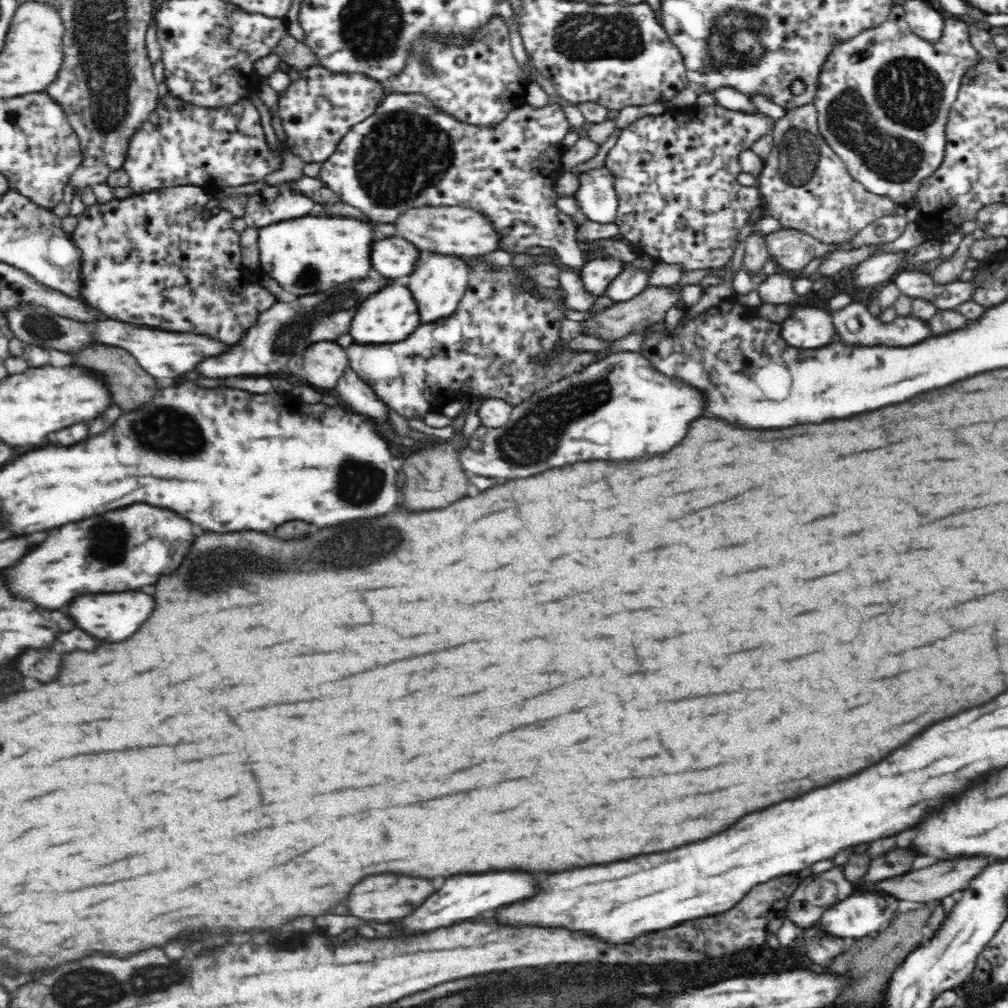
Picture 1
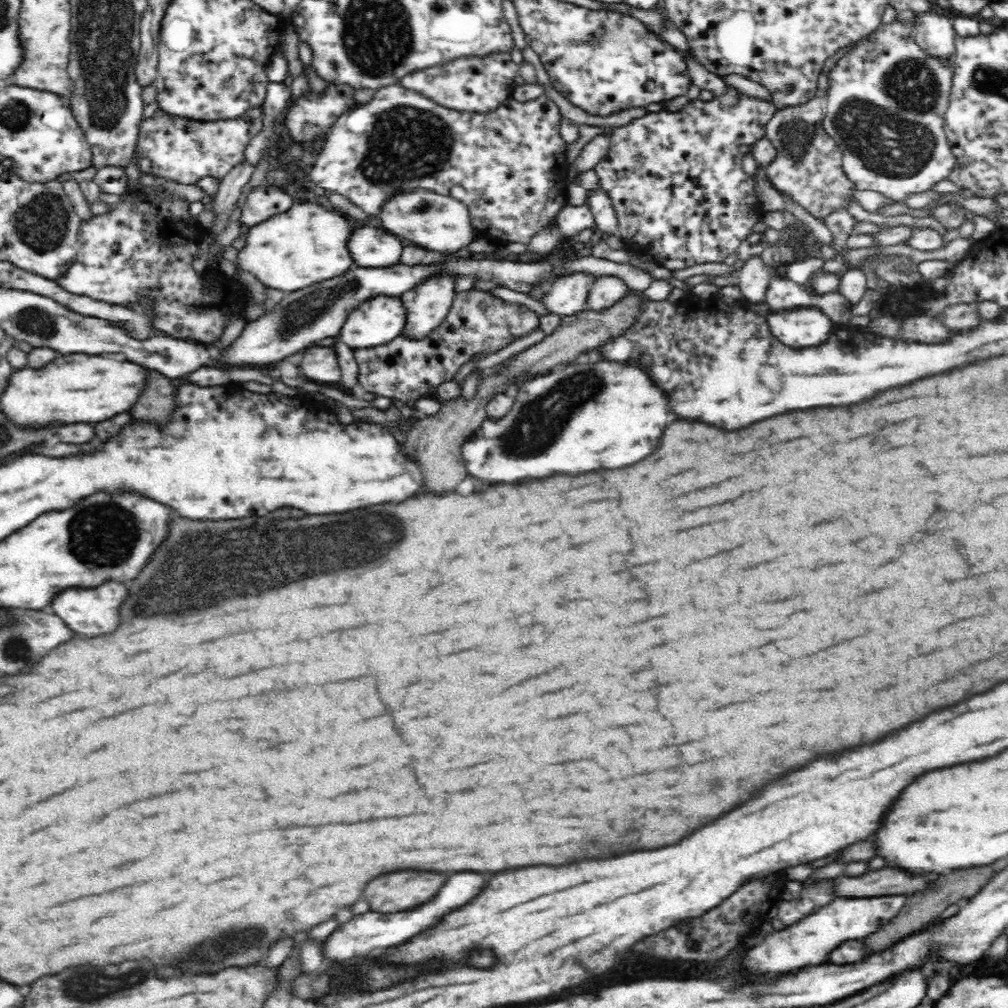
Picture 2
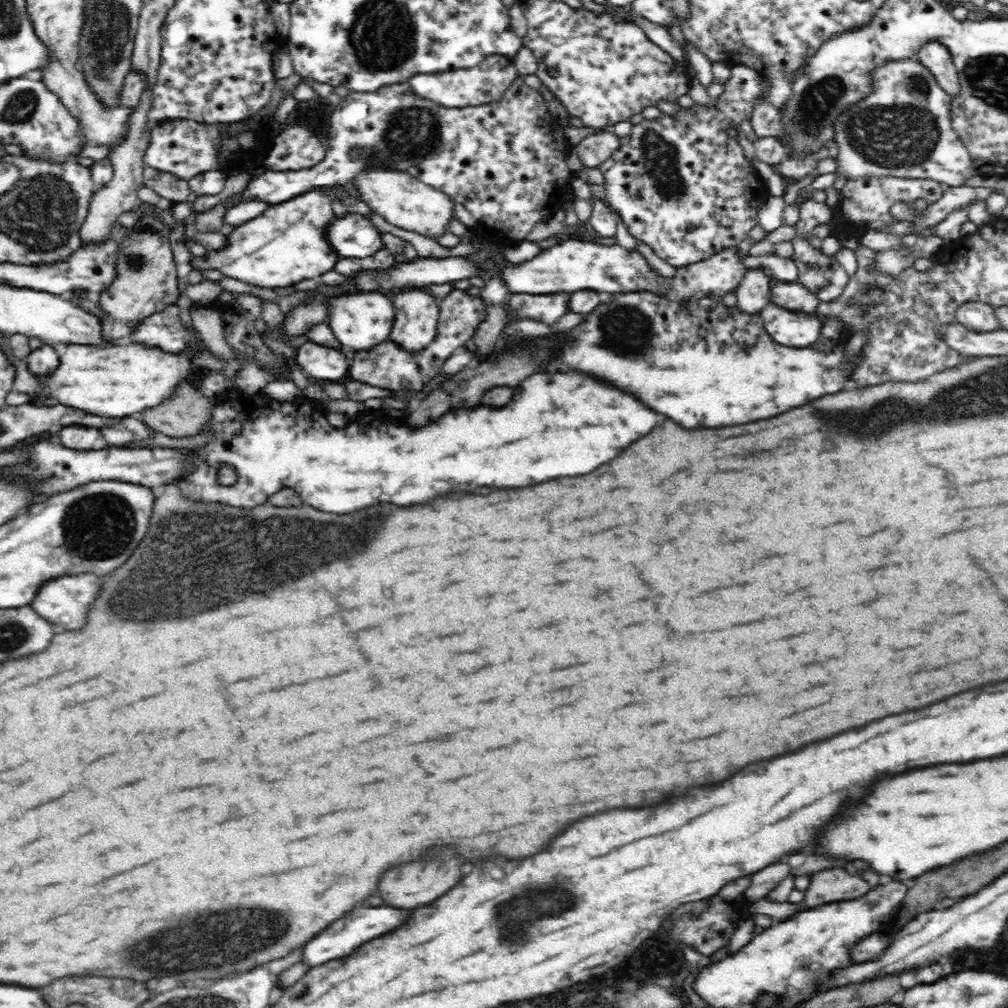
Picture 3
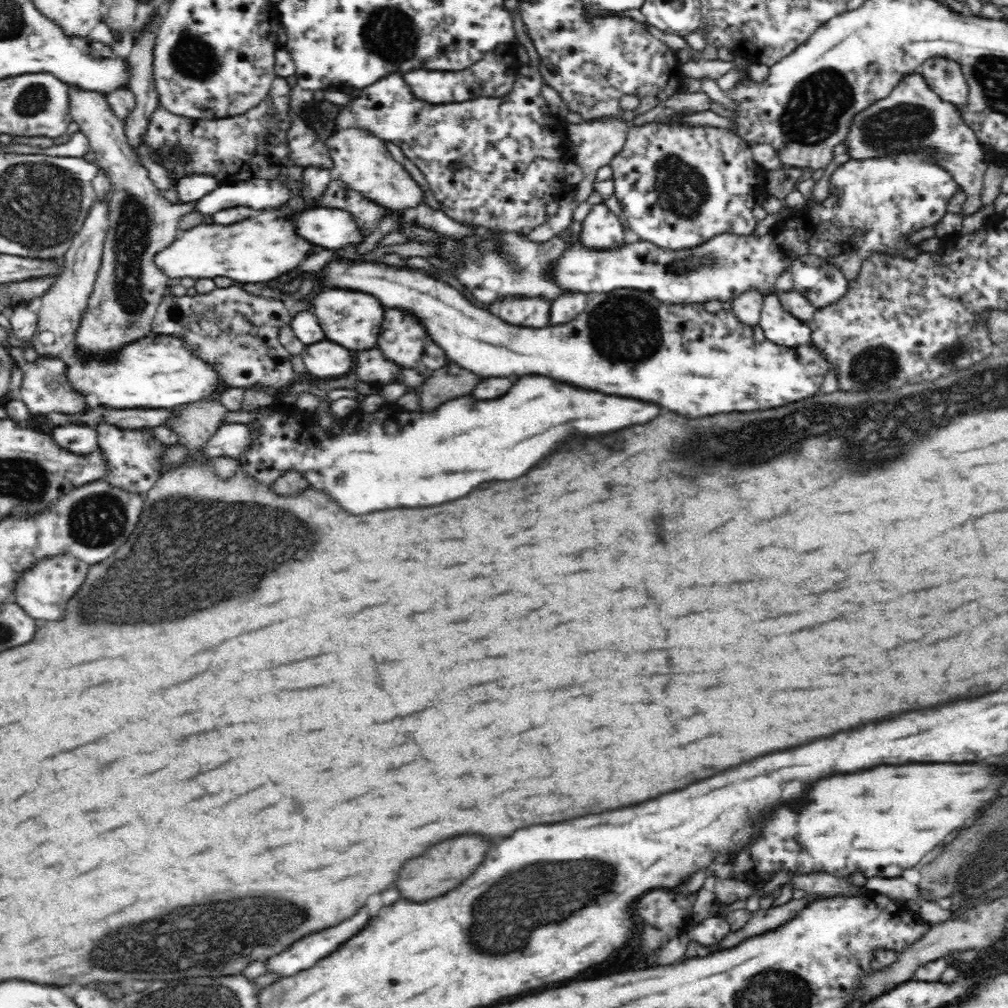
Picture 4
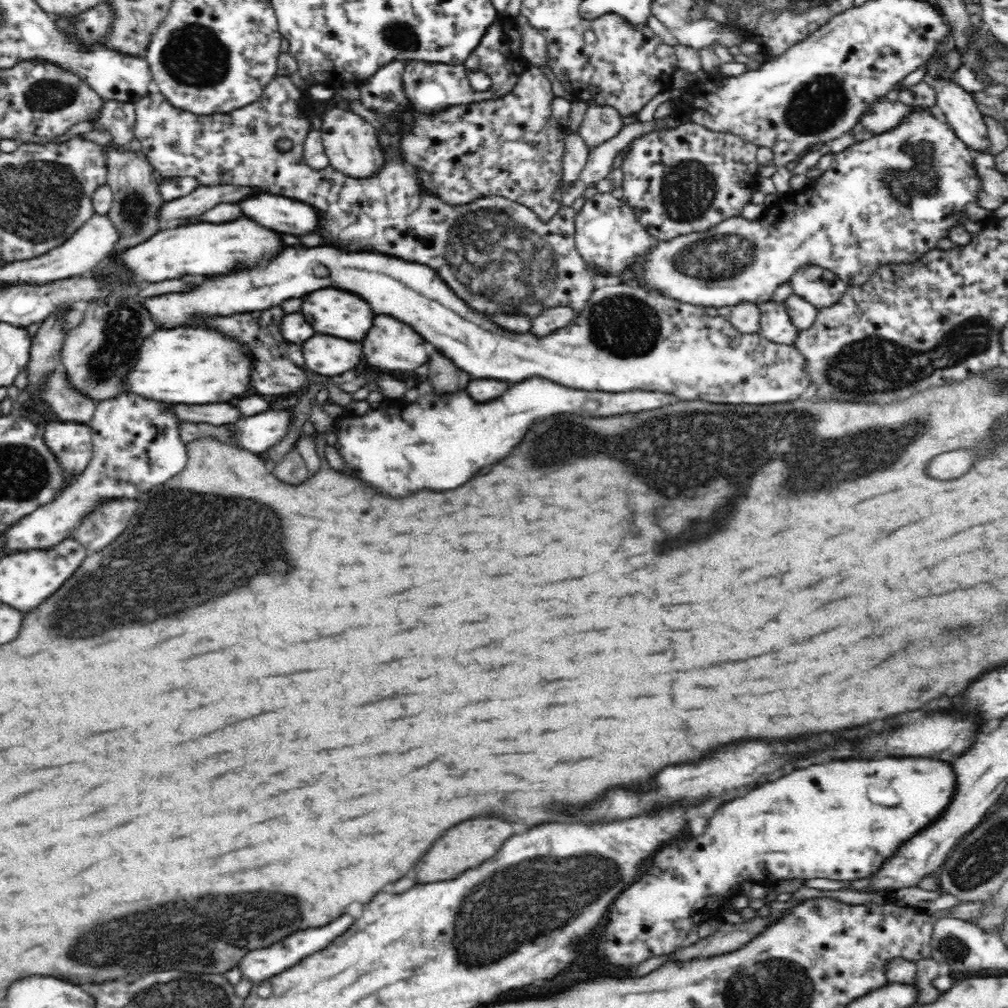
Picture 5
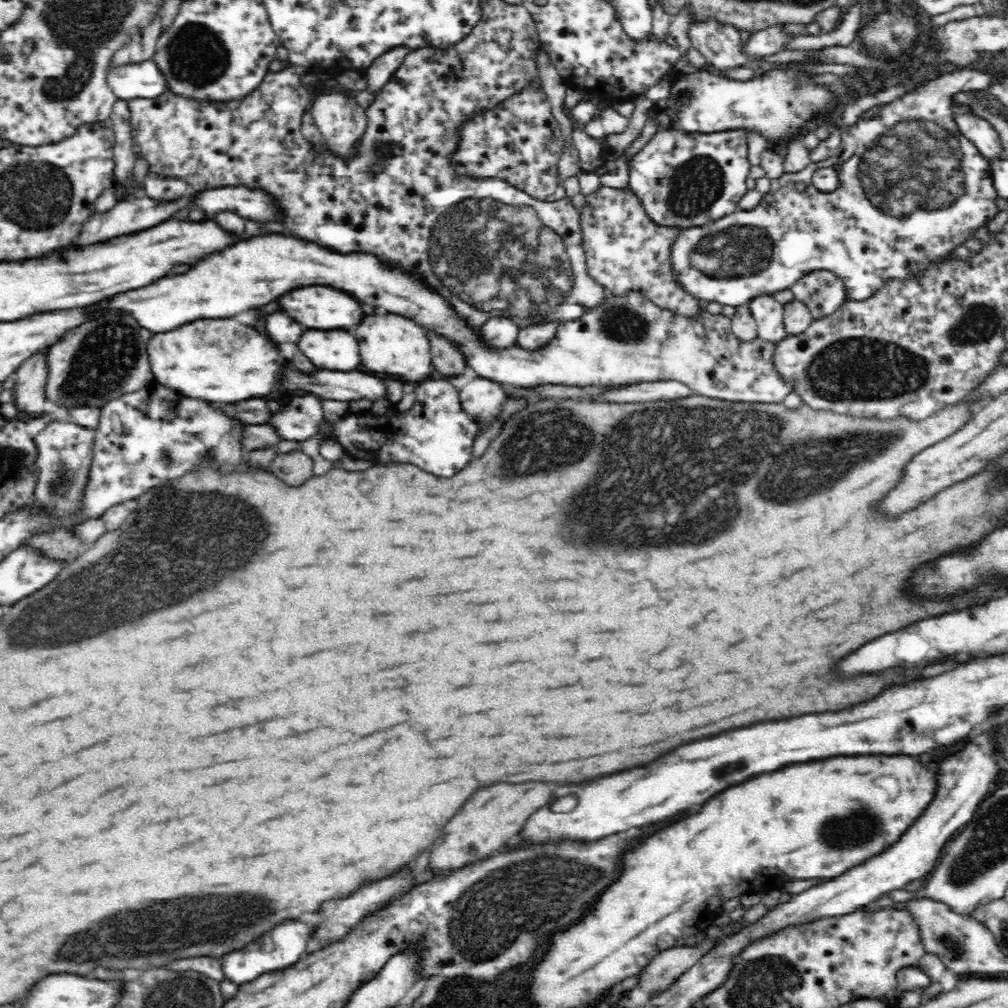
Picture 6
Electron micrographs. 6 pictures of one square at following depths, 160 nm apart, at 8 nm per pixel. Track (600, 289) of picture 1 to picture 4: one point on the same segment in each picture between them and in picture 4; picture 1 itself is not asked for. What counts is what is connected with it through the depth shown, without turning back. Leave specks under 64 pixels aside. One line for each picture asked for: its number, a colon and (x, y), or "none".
2: (567, 296)
3: (548, 309)
4: (523, 311)

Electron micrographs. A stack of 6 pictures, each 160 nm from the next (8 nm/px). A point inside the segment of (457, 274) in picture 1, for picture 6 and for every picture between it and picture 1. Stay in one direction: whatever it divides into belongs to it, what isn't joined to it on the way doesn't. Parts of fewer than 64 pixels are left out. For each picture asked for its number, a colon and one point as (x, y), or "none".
2: (428, 303)
3: (417, 312)
4: (402, 340)
5: (390, 345)
6: (392, 344)

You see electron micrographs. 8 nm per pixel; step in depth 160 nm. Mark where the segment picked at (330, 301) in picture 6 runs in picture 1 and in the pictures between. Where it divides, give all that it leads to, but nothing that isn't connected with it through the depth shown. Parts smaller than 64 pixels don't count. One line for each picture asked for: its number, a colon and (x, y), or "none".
1: (388, 316)
2: (378, 321)
3: (362, 321)
4: (349, 318)
5: (336, 313)

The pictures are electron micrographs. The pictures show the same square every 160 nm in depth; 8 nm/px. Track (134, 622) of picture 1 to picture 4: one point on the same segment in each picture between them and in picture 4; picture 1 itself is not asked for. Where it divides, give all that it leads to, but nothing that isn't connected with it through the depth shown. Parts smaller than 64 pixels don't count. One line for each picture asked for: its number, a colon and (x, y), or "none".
2: (90, 611)
3: (64, 601)
4: (43, 591)

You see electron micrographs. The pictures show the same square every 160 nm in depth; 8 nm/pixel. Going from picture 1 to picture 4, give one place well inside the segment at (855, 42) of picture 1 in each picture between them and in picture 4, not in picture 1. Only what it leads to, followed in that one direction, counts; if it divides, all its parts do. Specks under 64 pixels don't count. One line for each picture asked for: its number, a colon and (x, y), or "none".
2: (885, 109)
3: (903, 129)
4: (912, 119)

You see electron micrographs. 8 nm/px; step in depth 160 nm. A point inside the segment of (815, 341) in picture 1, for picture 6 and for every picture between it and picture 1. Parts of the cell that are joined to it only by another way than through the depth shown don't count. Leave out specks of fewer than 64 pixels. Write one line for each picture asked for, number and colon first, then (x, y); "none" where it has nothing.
2: (798, 328)
3: (794, 329)
4: (779, 326)
5: (774, 324)
6: (768, 312)

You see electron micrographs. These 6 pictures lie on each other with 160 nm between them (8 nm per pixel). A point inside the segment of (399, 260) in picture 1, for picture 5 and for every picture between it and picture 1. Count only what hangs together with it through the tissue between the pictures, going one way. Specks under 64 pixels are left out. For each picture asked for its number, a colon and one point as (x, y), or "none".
2: (371, 248)
3: (354, 236)
4: (335, 229)
5: (281, 214)

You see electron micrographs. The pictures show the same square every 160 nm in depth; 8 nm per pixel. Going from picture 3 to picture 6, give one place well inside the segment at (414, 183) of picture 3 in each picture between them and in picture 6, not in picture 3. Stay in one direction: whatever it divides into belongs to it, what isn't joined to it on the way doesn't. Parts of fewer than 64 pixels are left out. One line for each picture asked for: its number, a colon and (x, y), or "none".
4: (362, 161)
5: (350, 141)
6: (341, 120)

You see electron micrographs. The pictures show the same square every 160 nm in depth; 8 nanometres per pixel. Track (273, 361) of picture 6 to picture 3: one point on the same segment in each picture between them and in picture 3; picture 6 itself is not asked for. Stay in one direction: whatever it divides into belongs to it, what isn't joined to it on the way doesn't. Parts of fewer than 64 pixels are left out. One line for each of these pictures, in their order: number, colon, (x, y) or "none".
3: (115, 382)
4: (154, 373)
5: (194, 365)

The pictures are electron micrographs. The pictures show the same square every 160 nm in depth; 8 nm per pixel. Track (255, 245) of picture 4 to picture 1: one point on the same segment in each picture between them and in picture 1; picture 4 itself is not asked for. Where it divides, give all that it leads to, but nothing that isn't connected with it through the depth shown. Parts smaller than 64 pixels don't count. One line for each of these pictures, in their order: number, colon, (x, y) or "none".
1: (306, 255)
2: (306, 244)
3: (287, 244)

